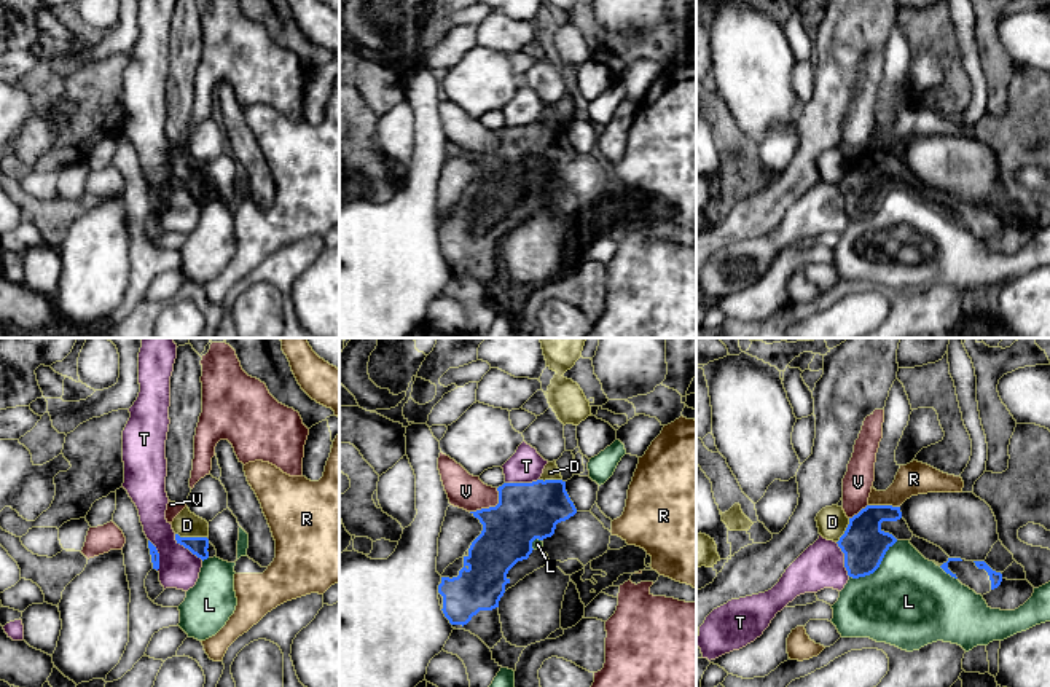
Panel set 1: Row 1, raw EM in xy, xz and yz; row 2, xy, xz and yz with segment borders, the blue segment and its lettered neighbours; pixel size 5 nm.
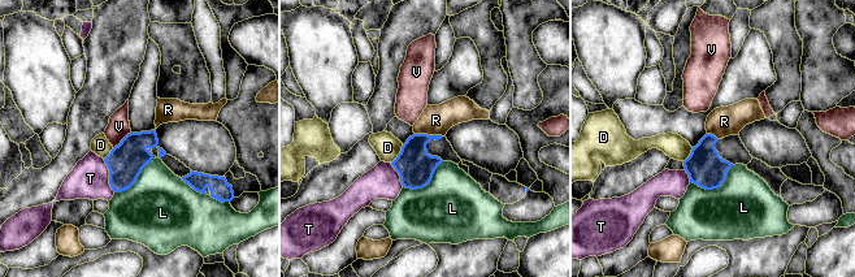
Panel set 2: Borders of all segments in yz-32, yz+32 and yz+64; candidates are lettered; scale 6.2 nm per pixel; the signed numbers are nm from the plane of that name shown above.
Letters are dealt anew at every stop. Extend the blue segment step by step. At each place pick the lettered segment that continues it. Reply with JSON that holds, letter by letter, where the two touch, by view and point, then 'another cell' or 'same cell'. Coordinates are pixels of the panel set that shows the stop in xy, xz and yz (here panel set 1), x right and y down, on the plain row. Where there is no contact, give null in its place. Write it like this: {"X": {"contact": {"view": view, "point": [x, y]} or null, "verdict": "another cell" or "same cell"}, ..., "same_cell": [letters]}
{"D": {"contact": {"view": "xy", "point": [191, 180]}, "verdict": "another cell"}, "L": {"contact": {"view": "yz", "point": [877, 211]}, "verdict": "another cell"}, "R": {"contact": {"view": "yz", "point": [885, 149]}, "verdict": "another cell"}, "T": {"contact": {"view": "xy", "point": [187, 190]}, "verdict": "another cell"}, "V": {"contact": {"view": "xz", "point": [491, 150]}, "verdict": "another cell"}, "same_cell": []}

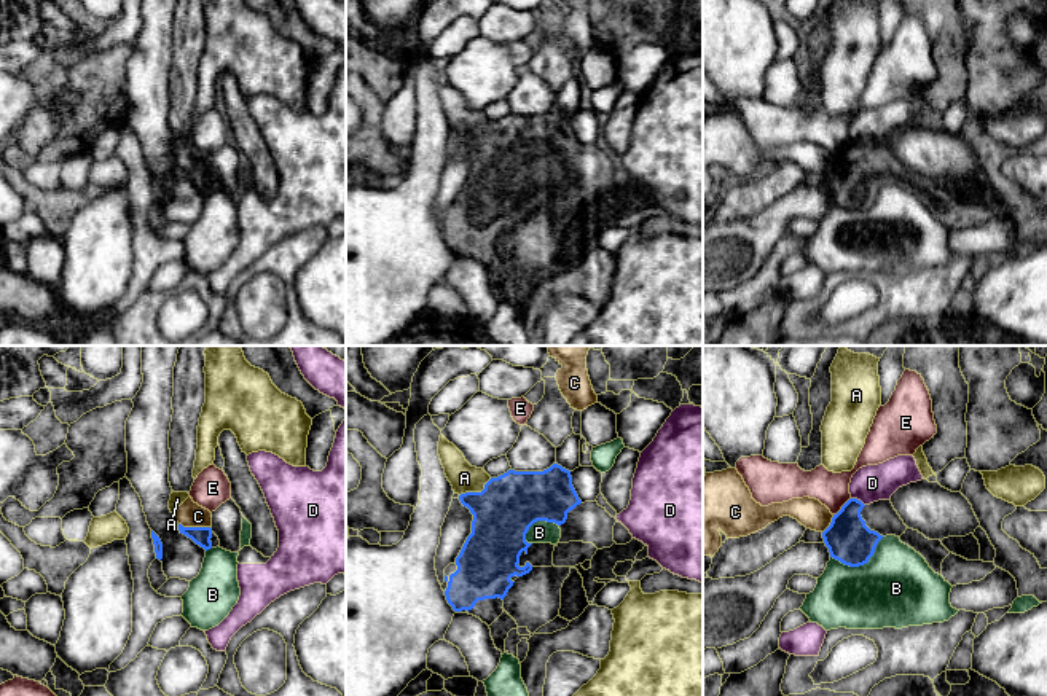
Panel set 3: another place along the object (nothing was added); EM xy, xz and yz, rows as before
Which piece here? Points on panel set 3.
{"A": {"contact": {"view": "xz", "point": [475, 136]}, "verdict": "another cell"}, "B": {"contact": {"view": "yz", "point": [861, 207]}, "verdict": "another cell"}, "C": {"contact": {"view": "xy", "point": [195, 171]}, "verdict": "another cell"}, "D": {"contact": {"view": "yz", "point": [856, 142]}, "verdict": "another cell"}, "E": {"contact": {"view": "yz", "point": [842, 150]}, "verdict": "another cell"}, "same_cell": []}

